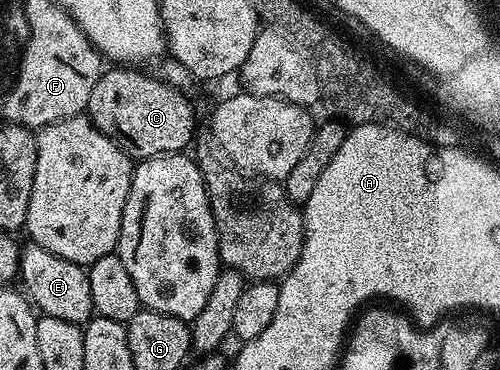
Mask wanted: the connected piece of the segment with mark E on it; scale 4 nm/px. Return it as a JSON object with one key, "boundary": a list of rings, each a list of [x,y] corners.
{"boundary":[[[28,243],[21,248],[18,281],[29,302],[45,317],[66,319],[66,323],[83,327],[94,316],[87,268],[70,263],[70,259],[61,259],[54,251],[46,251],[46,247]]]}

